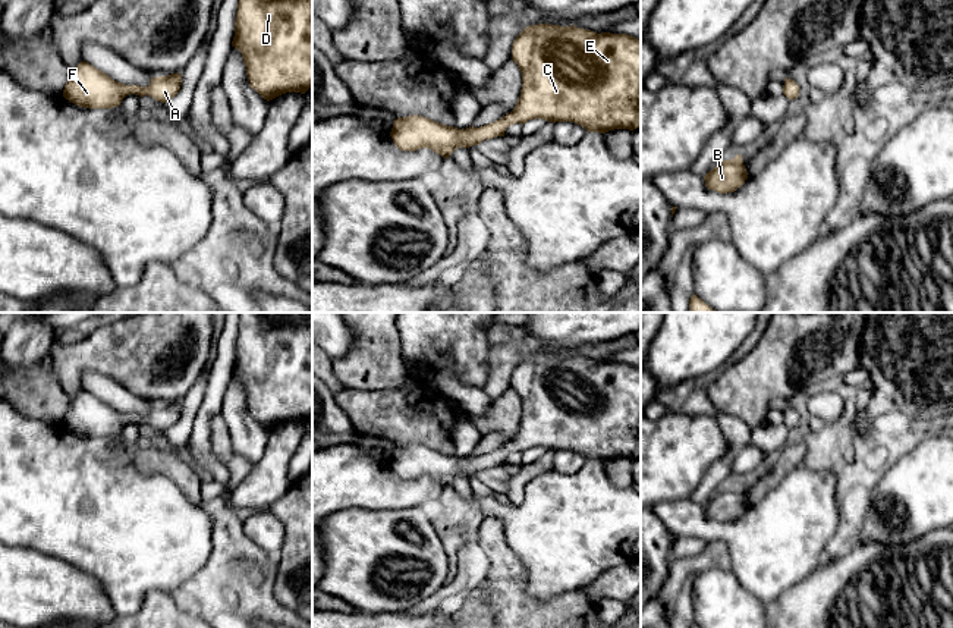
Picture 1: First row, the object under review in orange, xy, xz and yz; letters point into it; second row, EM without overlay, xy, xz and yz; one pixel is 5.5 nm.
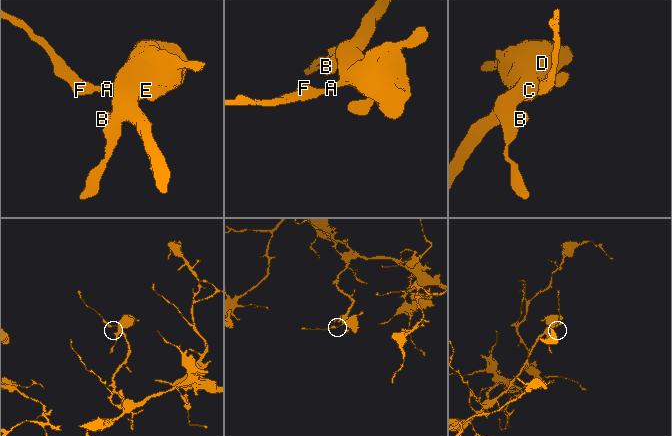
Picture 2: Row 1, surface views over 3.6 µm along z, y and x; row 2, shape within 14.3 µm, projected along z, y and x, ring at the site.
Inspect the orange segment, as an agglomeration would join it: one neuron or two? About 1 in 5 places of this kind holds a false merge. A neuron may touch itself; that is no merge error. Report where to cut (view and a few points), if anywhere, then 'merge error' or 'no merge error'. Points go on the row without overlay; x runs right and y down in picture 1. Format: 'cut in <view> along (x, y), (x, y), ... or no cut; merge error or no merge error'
no cut; no merge error

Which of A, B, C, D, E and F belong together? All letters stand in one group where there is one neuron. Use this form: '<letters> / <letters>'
A B C D E F

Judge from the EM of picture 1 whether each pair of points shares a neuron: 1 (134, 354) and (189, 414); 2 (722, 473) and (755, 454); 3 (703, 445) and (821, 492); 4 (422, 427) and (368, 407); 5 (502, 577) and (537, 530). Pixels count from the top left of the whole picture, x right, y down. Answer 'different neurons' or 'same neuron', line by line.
1: different neurons
2: different neurons
3: different neurons
4: same neuron
5: different neurons

